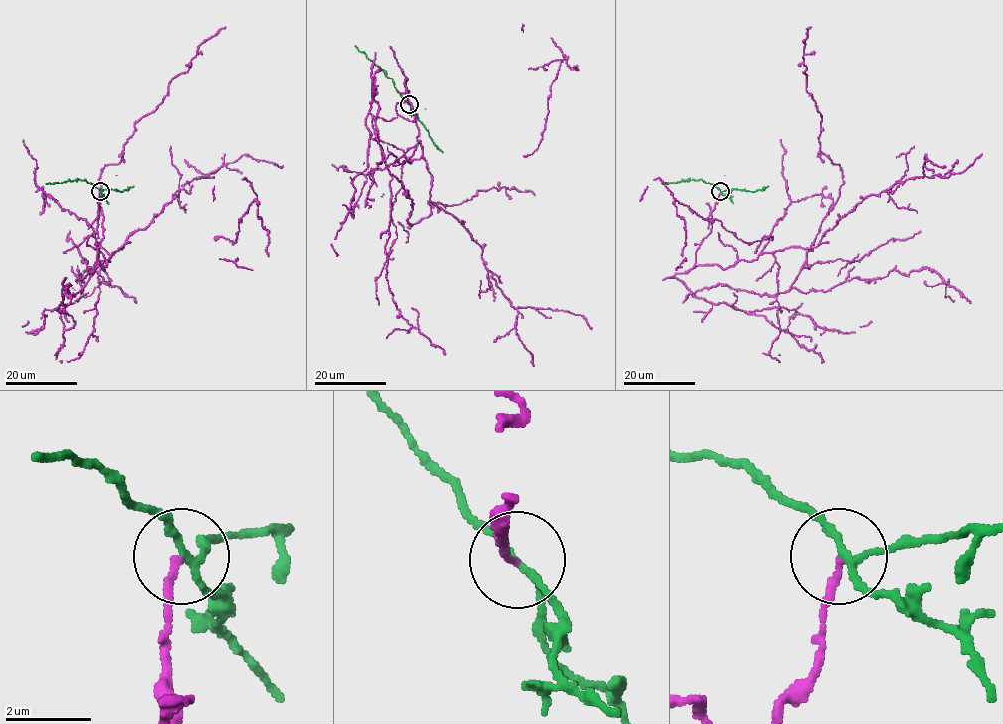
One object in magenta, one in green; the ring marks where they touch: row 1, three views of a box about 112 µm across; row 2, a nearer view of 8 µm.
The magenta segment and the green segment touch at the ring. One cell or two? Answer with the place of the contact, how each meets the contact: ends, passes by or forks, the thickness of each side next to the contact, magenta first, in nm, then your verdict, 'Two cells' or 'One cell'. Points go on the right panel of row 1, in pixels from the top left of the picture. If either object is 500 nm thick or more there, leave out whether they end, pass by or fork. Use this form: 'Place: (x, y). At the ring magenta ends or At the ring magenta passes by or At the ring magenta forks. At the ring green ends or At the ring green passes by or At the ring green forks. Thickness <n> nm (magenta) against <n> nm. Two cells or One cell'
Place: (720, 191). At the ring magenta ends. At the ring green forks. Thickness 160 nm (magenta) against 140 nm. Two cells

